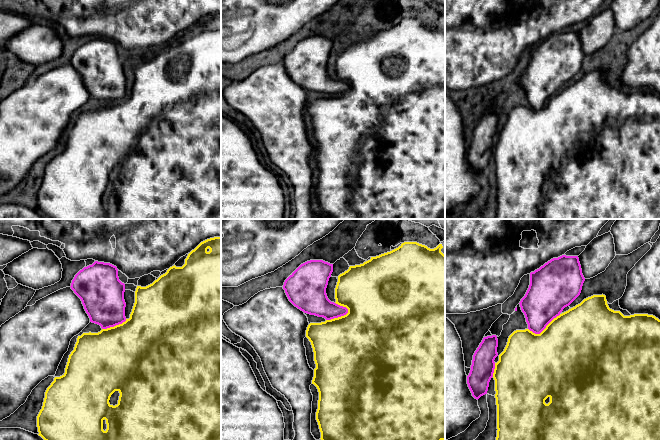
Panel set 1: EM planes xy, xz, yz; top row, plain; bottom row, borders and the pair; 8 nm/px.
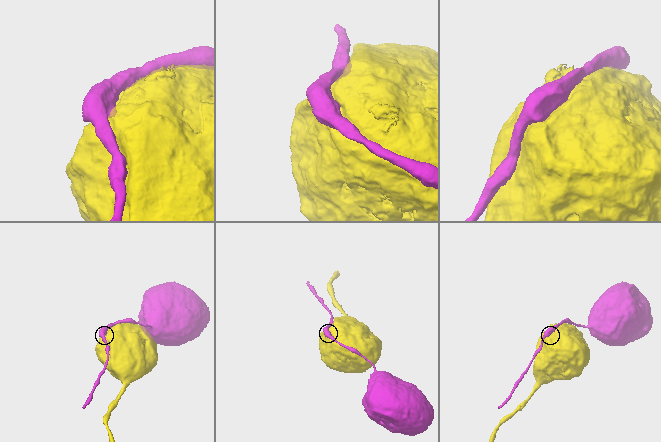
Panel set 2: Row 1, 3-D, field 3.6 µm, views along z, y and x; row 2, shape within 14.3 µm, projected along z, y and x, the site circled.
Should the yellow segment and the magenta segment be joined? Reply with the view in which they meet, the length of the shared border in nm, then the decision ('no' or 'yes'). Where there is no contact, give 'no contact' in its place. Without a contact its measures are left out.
xz | 200 nm | no

